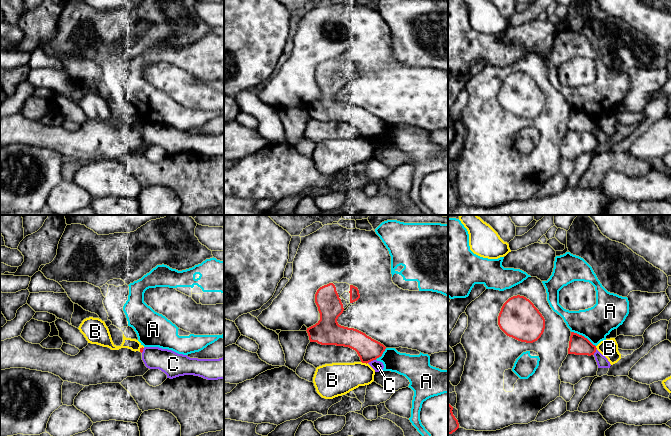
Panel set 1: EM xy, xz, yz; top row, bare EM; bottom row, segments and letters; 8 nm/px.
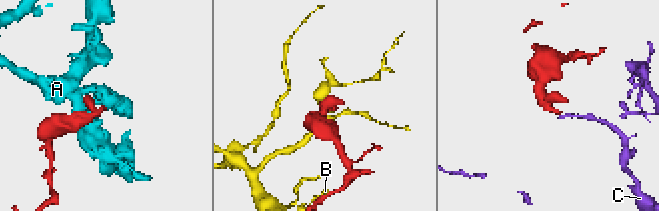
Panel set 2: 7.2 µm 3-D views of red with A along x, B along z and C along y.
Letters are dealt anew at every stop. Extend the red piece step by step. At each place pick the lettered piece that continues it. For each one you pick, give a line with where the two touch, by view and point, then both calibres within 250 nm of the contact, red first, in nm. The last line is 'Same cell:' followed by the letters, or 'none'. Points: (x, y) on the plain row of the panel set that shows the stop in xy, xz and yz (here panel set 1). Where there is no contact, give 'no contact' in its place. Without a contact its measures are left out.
Same cell: none

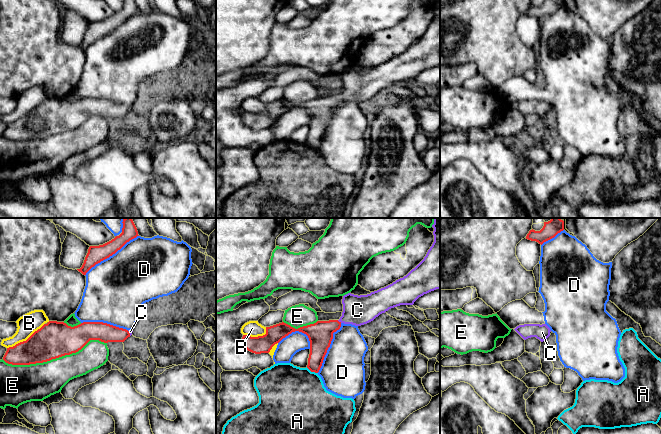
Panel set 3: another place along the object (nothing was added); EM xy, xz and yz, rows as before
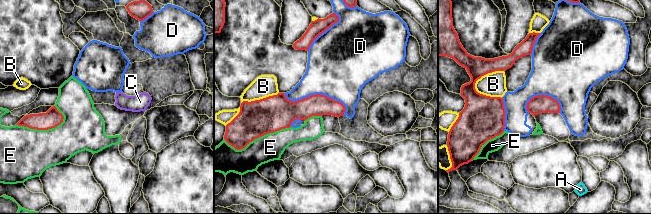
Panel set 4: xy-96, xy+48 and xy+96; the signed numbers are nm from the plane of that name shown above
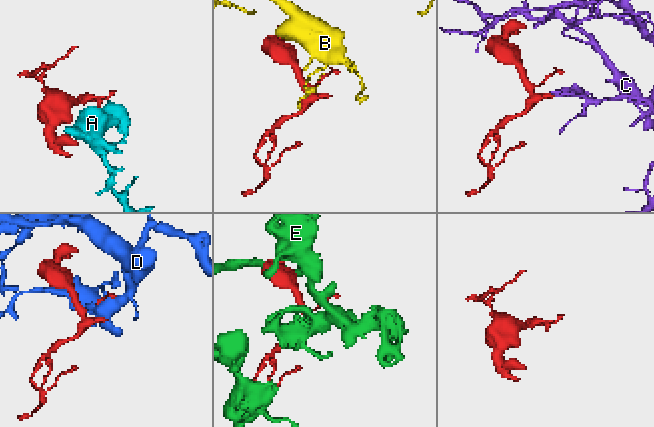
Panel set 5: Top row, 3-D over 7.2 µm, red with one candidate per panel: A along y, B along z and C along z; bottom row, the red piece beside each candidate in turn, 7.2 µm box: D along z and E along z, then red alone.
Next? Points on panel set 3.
C: xz (338, 97) | 200/240 nm
Same cell: C

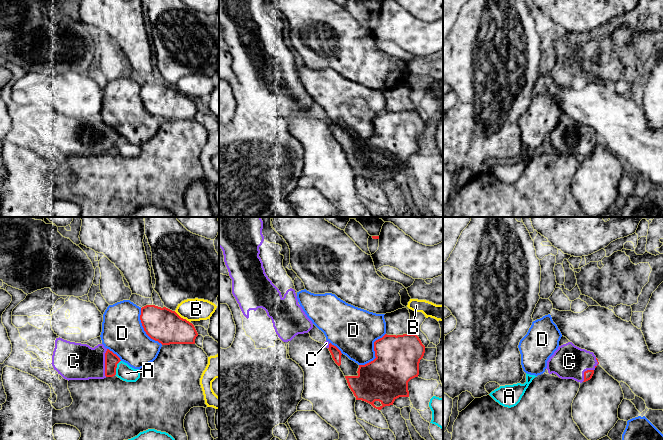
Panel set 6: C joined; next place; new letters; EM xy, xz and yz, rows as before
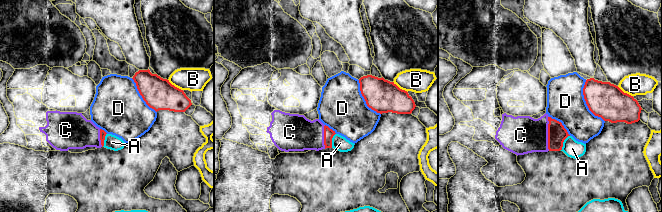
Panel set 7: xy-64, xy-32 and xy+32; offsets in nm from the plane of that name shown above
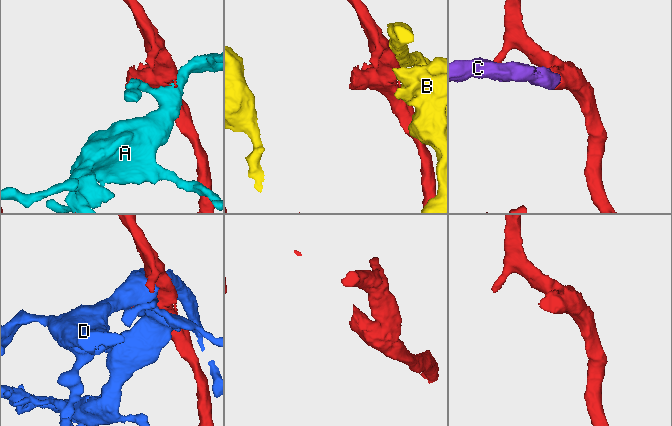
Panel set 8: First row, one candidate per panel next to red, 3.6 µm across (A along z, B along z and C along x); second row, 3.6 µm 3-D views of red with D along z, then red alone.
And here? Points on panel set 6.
C: xy (105, 139) | 110/300 nm
Same cell: C

